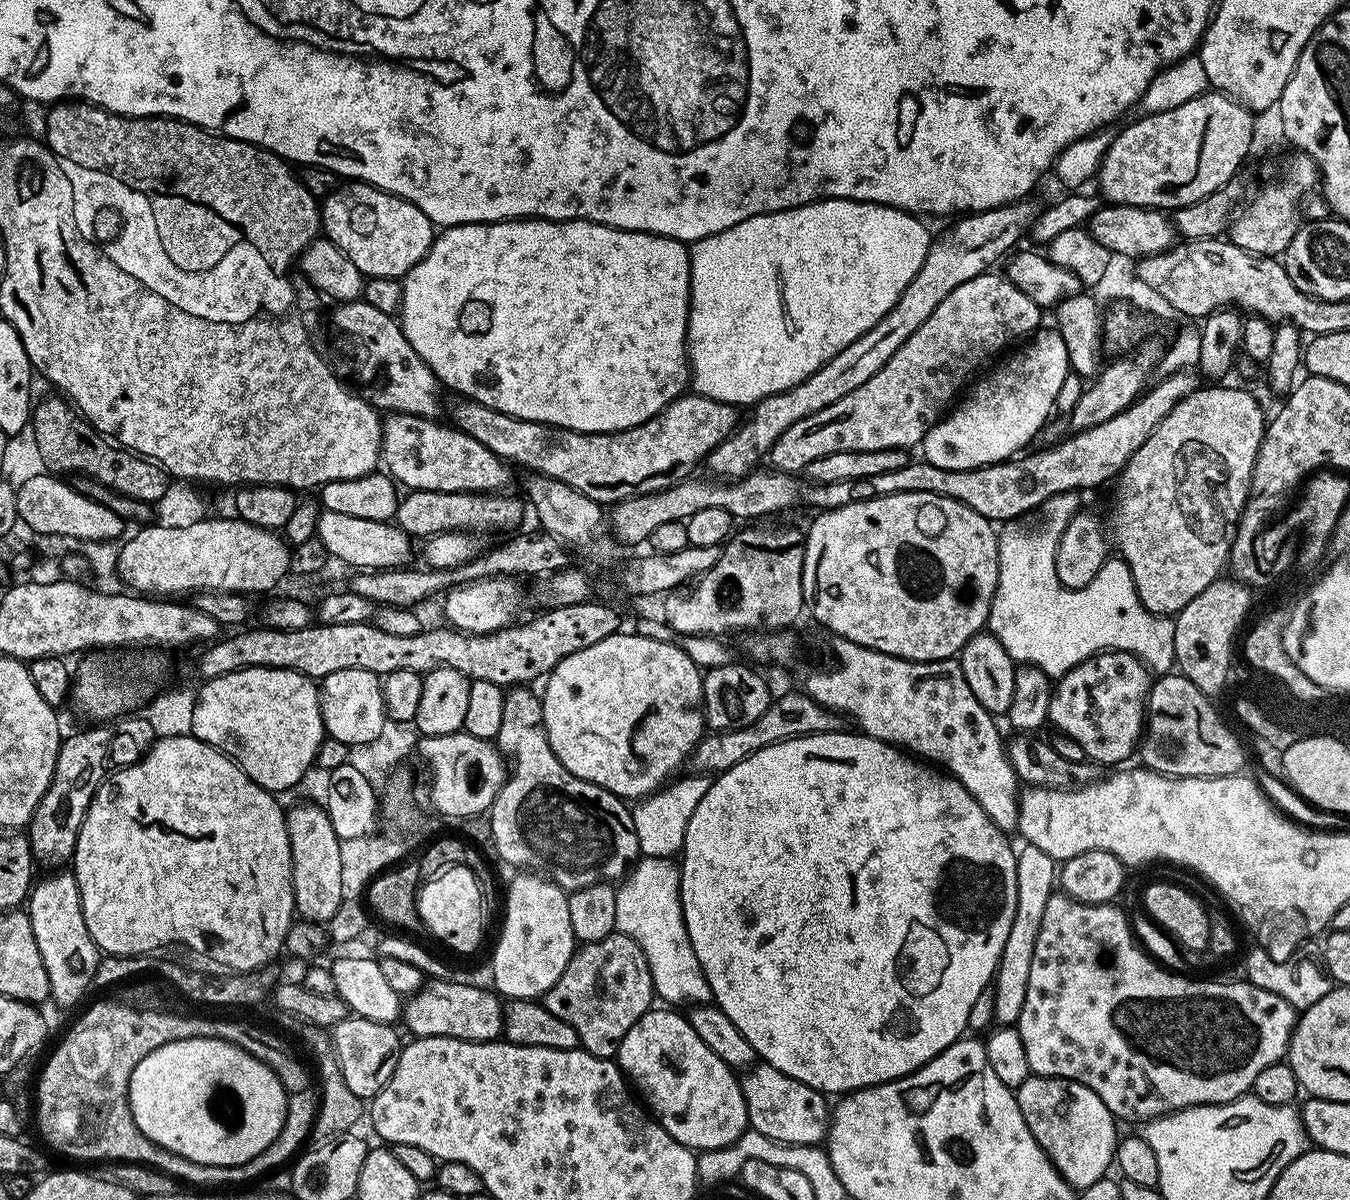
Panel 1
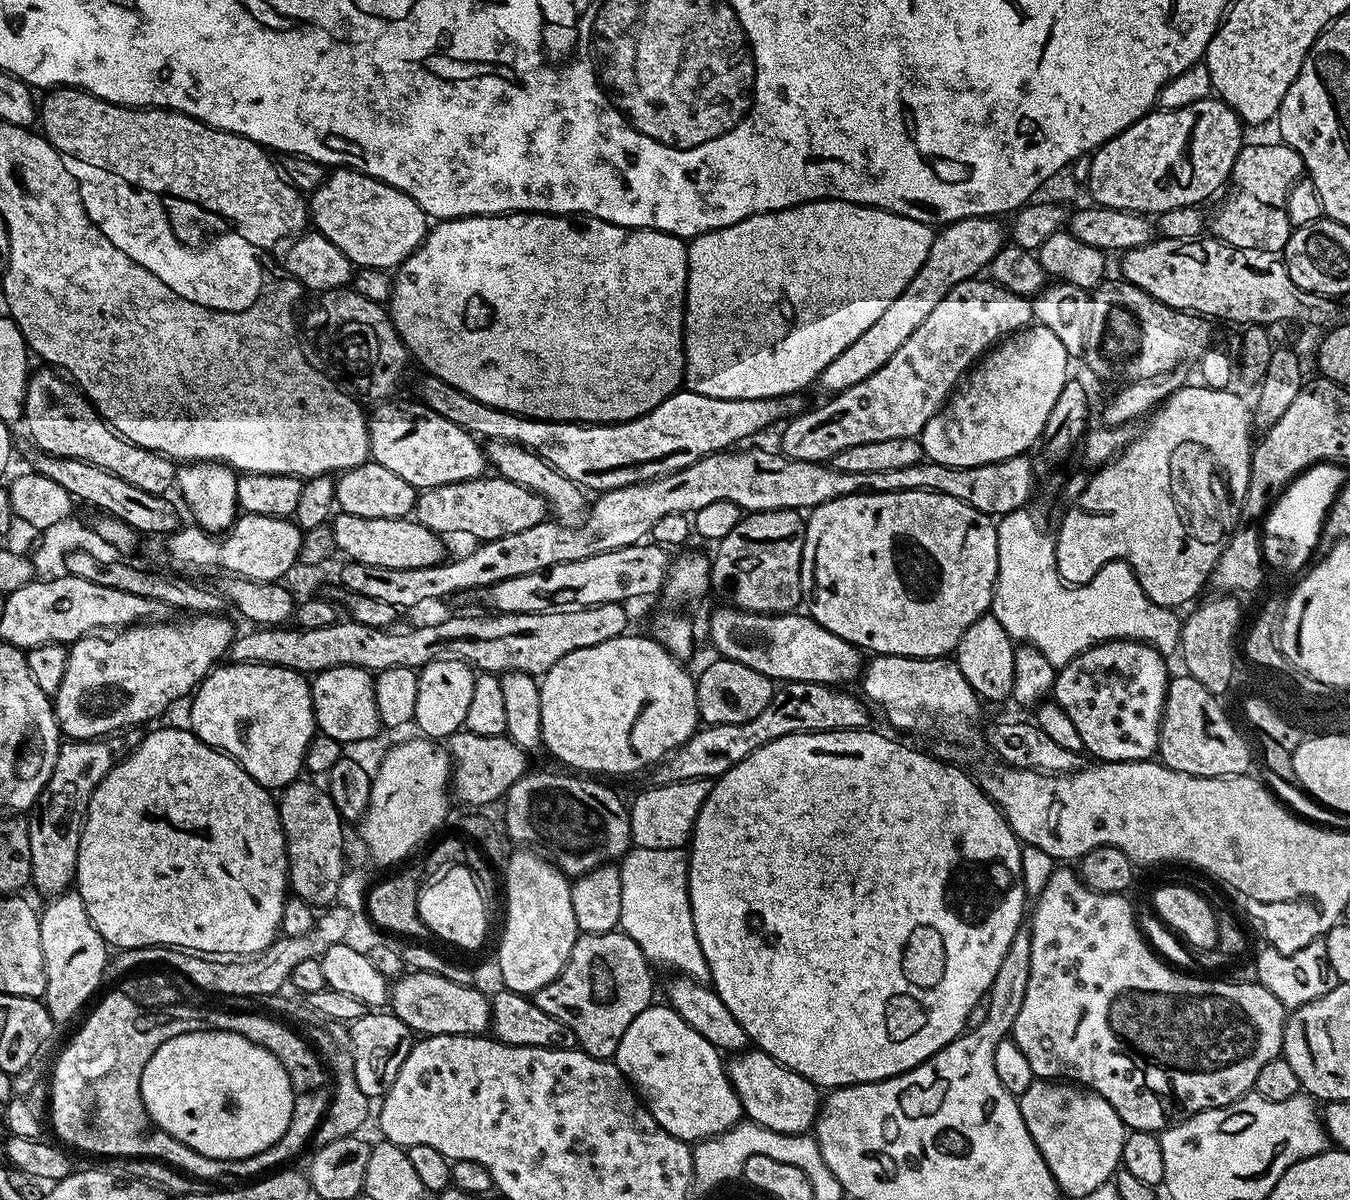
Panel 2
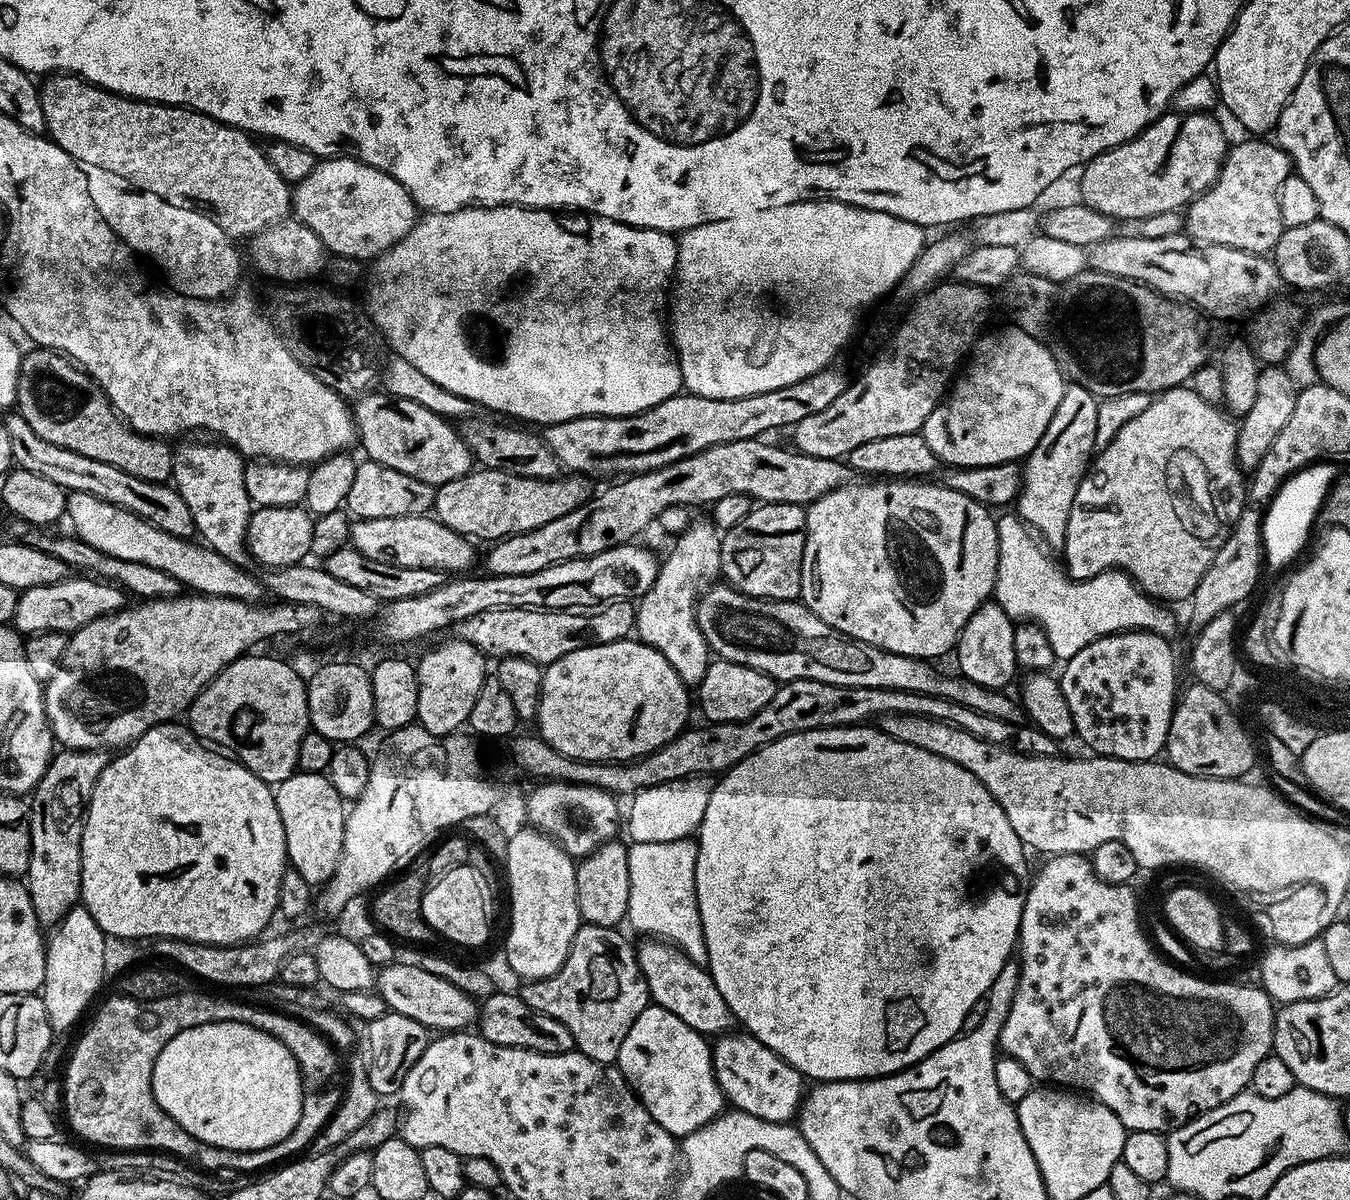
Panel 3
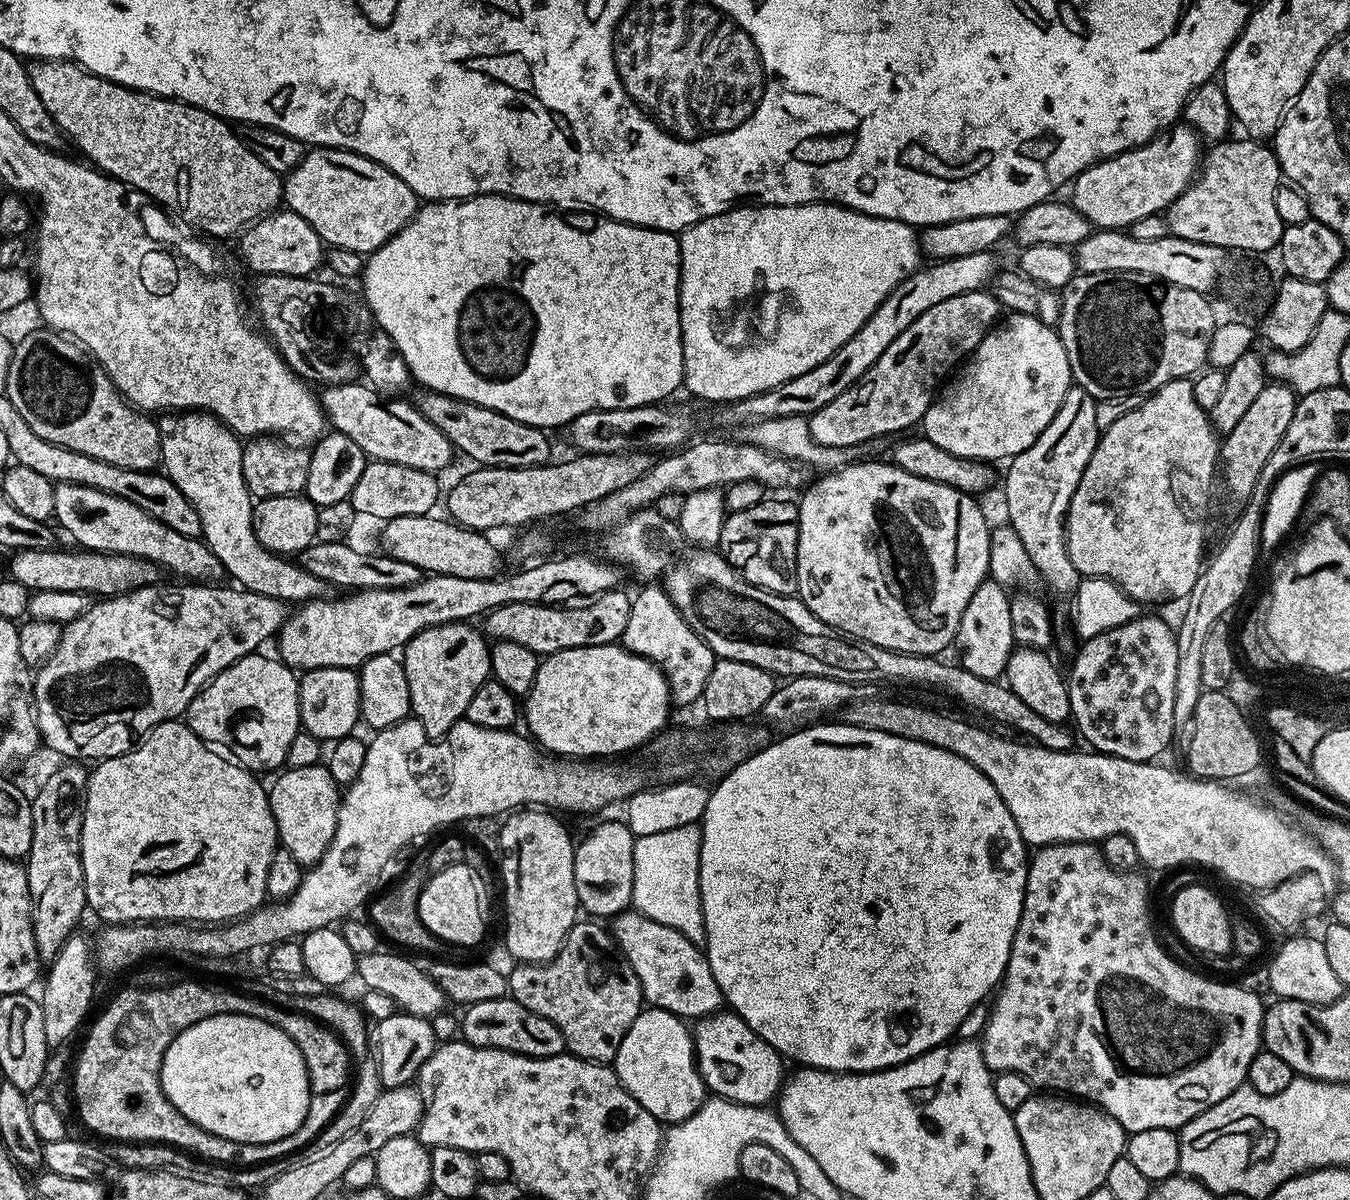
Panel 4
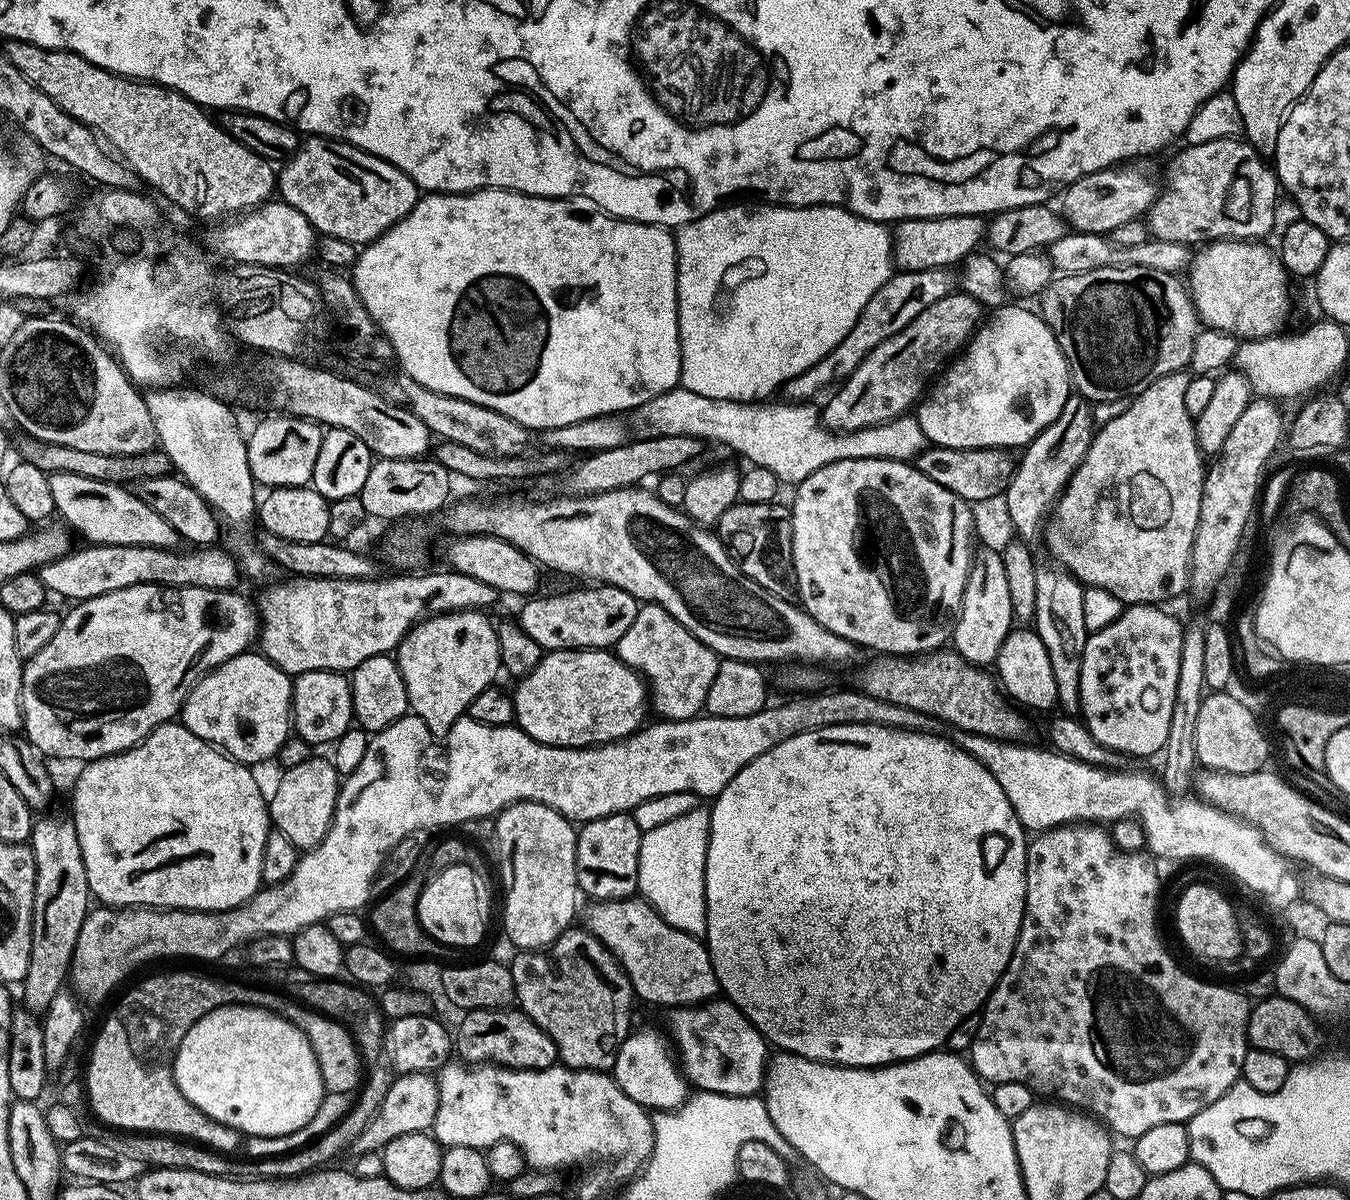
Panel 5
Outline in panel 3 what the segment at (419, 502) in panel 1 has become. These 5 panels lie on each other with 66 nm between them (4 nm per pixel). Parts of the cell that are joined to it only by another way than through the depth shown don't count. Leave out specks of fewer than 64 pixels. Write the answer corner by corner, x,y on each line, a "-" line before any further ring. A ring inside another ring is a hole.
481,467
479,470
467,472
462,478
454,478
450,482
439,485
432,498
431,511
436,519
442,521
447,528
454,530
459,536
467,536
476,542
479,540
495,542
503,536
522,534
538,526
546,526
546,522
554,522
554,518
562,518
562,514
570,514
570,510
579,508
593,495
594,488
588,484
591,484
589,477
579,474
561,474
554,480
539,480

